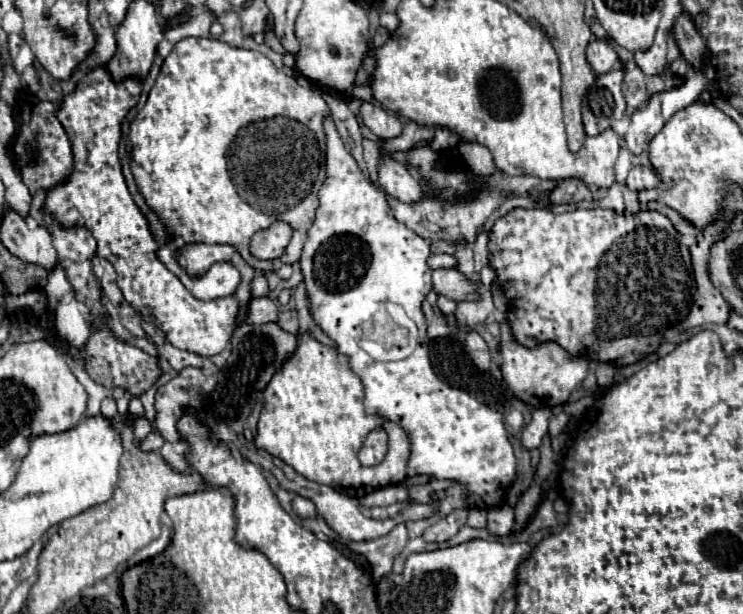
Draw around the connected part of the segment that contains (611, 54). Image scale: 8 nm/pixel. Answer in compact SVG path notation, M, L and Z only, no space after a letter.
M593 39L587 45L587 61L597 75L609 73L617 63L617 53L611 49L611 45L607 41Z

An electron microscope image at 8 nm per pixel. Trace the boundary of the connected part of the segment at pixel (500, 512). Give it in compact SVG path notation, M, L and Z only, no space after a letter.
M507 505L505 507L499 507L499 509L491 509L487 513L487 531L491 535L497 535L497 537L509 535L513 523L515 523L513 509L507 507Z

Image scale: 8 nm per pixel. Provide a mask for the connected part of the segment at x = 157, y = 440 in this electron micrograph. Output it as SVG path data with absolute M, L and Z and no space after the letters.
M151 431L151 433L141 441L141 449L143 449L143 451L159 451L161 445L163 445L163 441L165 441L165 439L163 439L159 433Z

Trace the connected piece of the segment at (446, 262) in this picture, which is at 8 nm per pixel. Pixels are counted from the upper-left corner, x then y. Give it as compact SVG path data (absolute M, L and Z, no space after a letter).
M439 253L439 255L431 255L427 259L427 265L431 269L451 269L451 267L457 267L457 259L455 259L455 255Z

